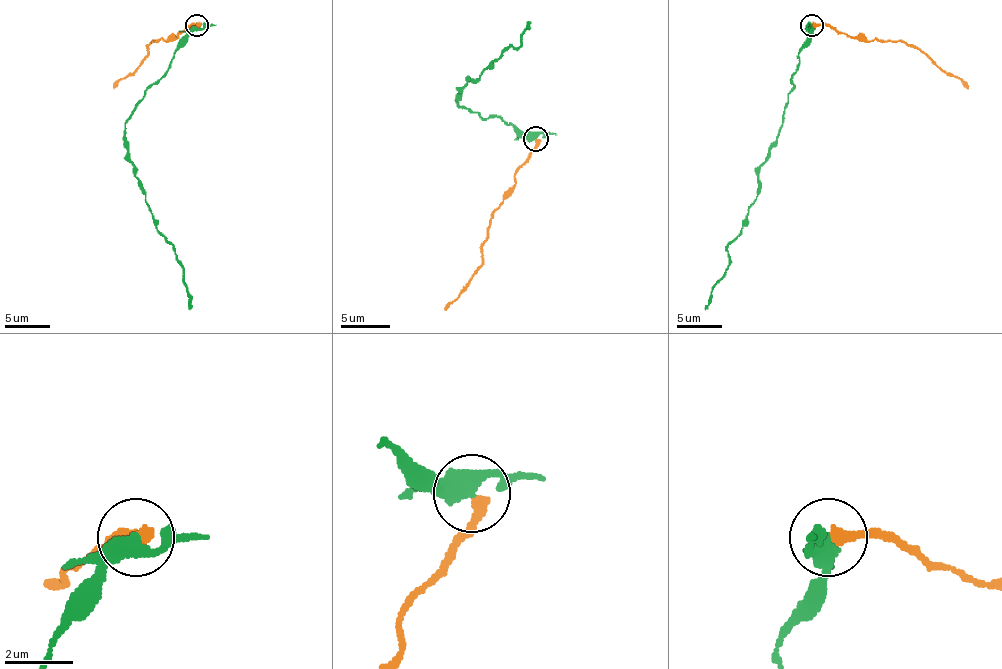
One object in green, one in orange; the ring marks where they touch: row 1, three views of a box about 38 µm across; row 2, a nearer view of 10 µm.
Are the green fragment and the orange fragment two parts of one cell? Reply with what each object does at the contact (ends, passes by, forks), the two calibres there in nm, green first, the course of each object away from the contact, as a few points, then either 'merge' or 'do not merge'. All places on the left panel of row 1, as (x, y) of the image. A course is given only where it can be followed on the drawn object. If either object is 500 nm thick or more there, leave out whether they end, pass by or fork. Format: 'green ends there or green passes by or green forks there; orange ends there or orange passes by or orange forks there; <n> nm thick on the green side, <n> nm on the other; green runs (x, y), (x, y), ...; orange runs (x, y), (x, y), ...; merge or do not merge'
green passes by; orange ends there; 420 nm thick on the green side, 340 nm on the other; green runs (196, 24), (171, 67), (146, 90), (125, 131), (128, 160), (153, 222), (182, 267), (189, 310); orange runs (196, 24), (148, 45), (148, 56), (114, 88); do not merge

